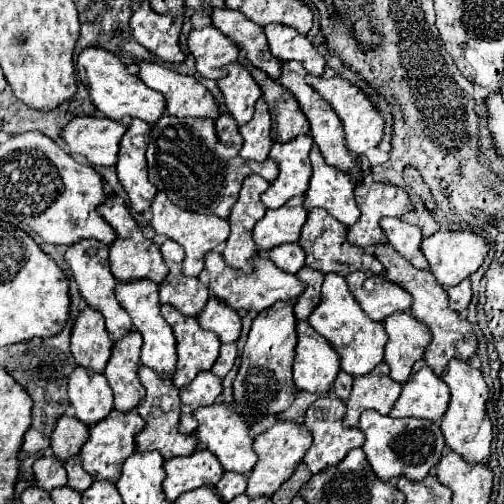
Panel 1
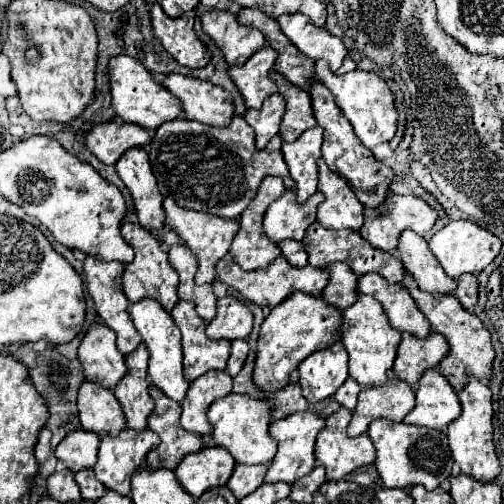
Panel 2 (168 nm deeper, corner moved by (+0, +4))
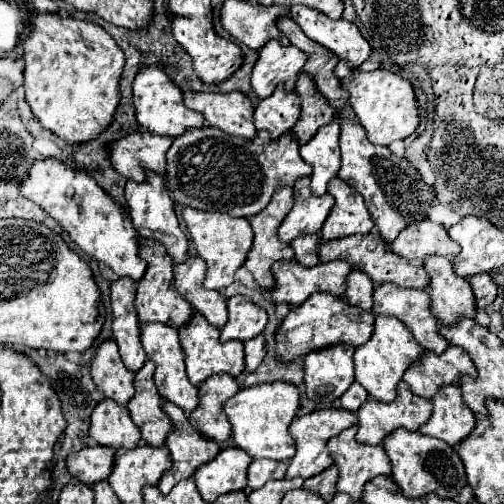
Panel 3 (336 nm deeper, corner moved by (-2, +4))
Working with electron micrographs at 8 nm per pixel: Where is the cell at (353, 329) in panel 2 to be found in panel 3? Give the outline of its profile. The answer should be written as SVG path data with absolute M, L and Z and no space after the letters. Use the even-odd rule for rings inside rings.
M386 315L376 317L372 339L368 343L356 347L356 353L354 353L356 381L368 391L370 397L390 403L396 399L398 383L400 383L404 371L408 367L412 367L414 363L418 363L422 355L424 355L424 349L418 345L412 331L406 329L402 321L398 321L396 317L386 317Z

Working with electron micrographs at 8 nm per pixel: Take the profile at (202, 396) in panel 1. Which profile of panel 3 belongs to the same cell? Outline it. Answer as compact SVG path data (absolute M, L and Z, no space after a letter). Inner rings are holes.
M214 375L200 385L200 405L194 413L190 413L190 423L200 435L224 443L230 439L230 423L222 411L222 405L240 391L238 383L230 375Z

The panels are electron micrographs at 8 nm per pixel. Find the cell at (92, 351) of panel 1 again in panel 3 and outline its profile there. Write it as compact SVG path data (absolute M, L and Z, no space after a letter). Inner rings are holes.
M104 341L96 349L90 373L94 383L104 391L106 399L126 405L134 395L134 373L124 367L114 341Z

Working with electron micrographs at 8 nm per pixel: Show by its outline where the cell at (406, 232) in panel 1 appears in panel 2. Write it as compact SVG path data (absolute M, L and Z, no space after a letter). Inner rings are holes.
M402 231L398 239L398 253L404 269L416 277L422 291L428 293L452 293L456 279L450 279L438 265L436 257L428 249L428 243L414 231Z

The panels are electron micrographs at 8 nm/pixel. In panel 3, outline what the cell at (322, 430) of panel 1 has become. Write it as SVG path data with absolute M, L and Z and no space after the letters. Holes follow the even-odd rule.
M352 425L350 429L344 429L340 435L332 437L328 441L328 449L334 457L334 463L338 465L340 469L340 479L338 479L338 491L342 493L348 493L352 499L362 499L362 491L364 491L364 485L378 477L378 475L392 475L392 469L390 469L390 461L388 461L388 455L384 451L382 445L362 445L356 441L356 425Z

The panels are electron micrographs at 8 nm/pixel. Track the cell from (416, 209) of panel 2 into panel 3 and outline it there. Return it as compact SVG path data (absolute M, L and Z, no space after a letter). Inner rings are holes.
M422 221L406 227L388 247L408 261L416 259L416 265L422 265L430 255L442 255L450 259L458 255L458 247L448 239L448 231L432 221Z

